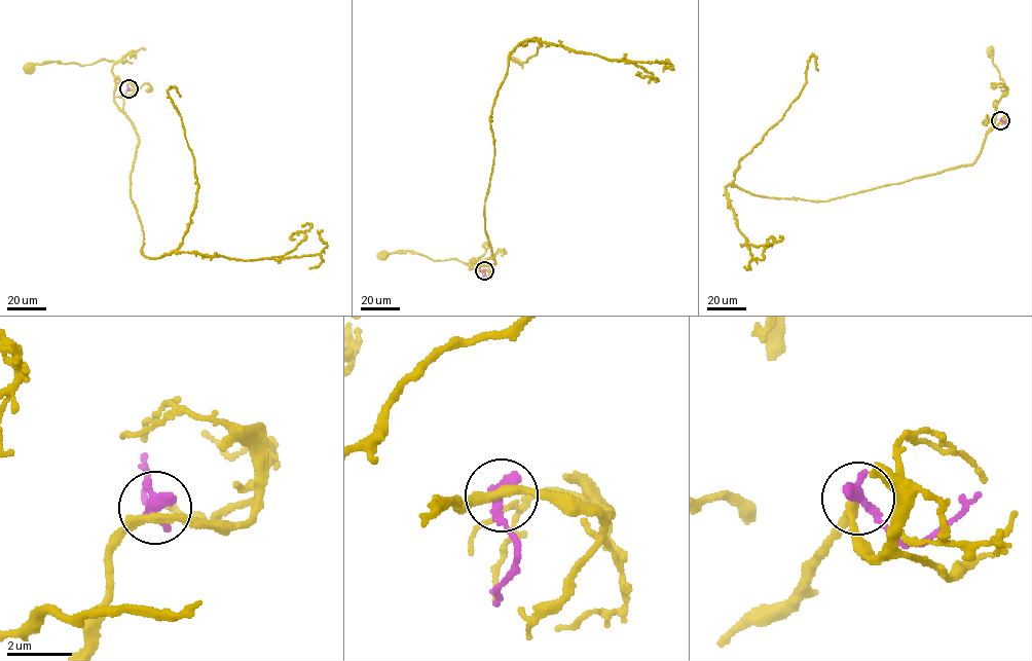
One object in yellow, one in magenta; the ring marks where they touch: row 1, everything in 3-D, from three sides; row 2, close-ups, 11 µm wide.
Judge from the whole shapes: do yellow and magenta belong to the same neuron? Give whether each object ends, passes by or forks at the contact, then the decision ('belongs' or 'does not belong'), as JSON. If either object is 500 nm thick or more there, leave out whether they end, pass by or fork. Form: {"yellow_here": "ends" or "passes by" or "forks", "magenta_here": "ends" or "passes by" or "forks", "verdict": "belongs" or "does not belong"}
{"yellow_here": "passes by", "magenta_here": "ends", "verdict": "does not belong"}

